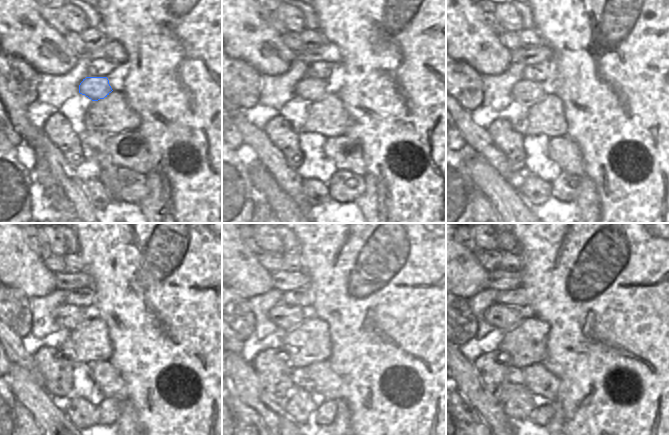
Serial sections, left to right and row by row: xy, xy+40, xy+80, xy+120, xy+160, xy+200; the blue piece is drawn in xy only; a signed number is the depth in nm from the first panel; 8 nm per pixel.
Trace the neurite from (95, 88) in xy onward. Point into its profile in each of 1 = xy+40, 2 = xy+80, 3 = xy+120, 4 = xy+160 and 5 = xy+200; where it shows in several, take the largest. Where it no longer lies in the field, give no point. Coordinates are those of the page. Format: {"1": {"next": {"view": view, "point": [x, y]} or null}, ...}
{"1": {"next": {"view": "xy+40", "point": [313, 90]}}, "2": {"next": {"view": "xy+80", "point": [524, 91]}}, "3": {"next": {"view": "xy+120", "point": [69, 317]}}, "4": {"next": {"view": "xy+160", "point": [286, 317]}}, "5": {"next": {"view": "xy+200", "point": [500, 316]}}}

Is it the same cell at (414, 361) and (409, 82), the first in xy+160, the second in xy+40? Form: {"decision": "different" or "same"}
{"decision": "same"}

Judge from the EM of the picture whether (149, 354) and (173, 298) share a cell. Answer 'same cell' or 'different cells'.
same cell

